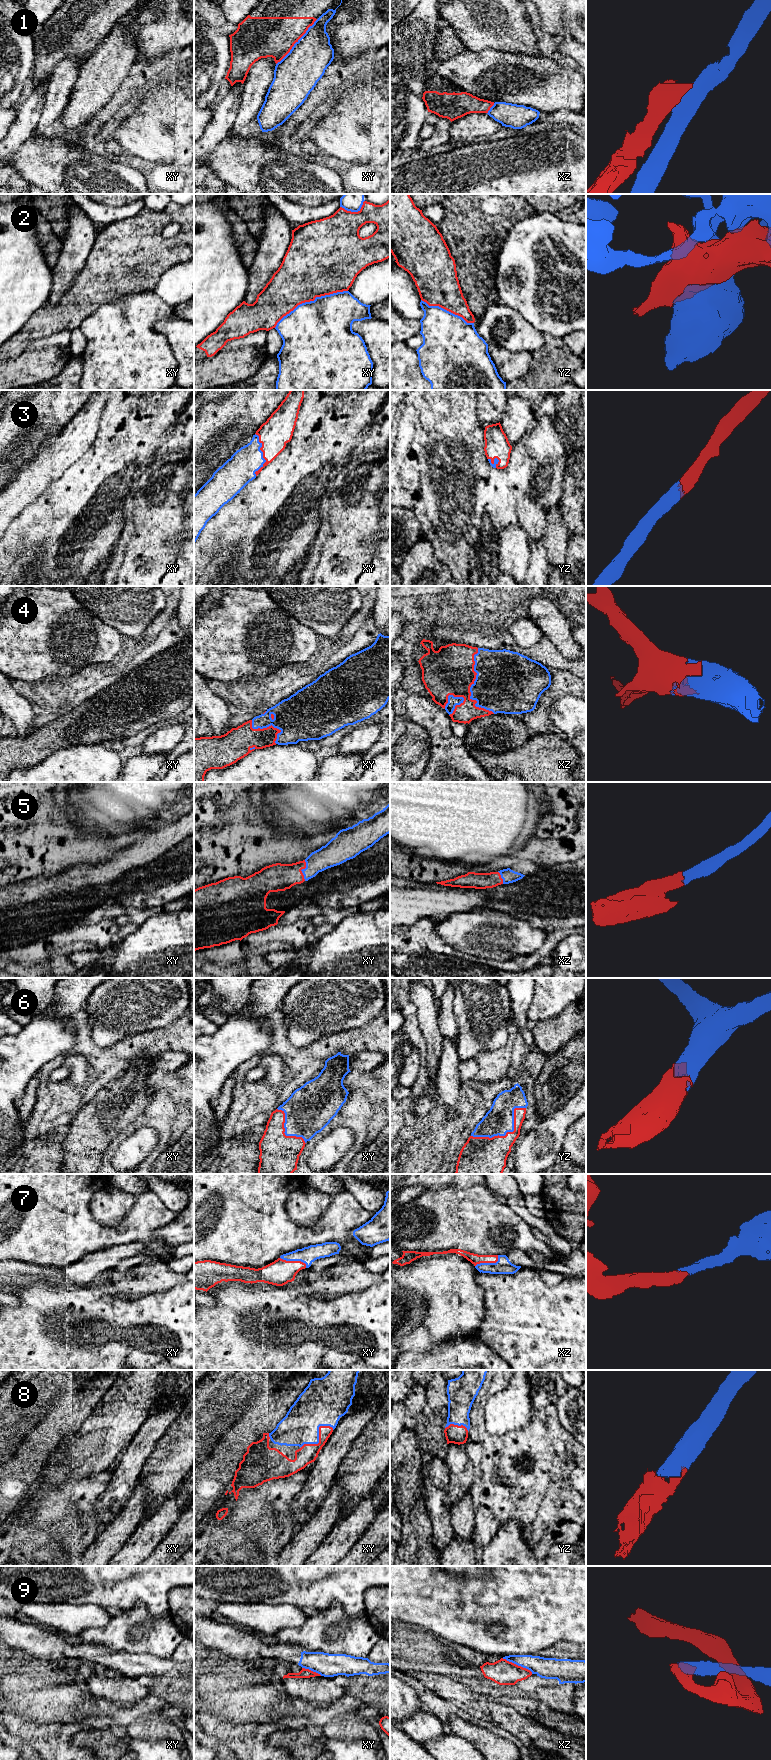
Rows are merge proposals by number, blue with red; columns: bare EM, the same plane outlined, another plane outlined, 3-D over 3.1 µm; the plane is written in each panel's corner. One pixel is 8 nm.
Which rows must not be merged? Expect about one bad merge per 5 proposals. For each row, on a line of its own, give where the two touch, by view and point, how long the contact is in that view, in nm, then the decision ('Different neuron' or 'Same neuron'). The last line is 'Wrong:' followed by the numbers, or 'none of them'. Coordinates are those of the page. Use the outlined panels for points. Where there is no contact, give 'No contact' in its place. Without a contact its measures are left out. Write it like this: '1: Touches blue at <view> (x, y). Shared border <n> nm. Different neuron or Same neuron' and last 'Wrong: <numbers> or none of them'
1: Touches blue at xy (296, 42). Shared border 500 nm. Different neuron
2: Touches blue at xy (310, 301). Shared border 650 nm. Different neuron
3: Touches blue at xy (262, 454). Shared border 340 nm. Same neuron
4: Touches blue at xz (470, 687). Shared border 550 nm. Same neuron
5: Touches blue at xy (301, 870). Shared border 170 nm. Same neuron
6: Touches blue at yz (508, 1131). Shared border 500 nm. Same neuron
7: Touches blue at xy (294, 1260). Shared border 240 nm. Same neuron
8: Touches blue at xy (318, 1436). Shared border 300 nm. Same neuron
9: Touches blue at xz (517, 1664). Shared border 280 nm. Different neuron
Wrong: 1, 2, 9

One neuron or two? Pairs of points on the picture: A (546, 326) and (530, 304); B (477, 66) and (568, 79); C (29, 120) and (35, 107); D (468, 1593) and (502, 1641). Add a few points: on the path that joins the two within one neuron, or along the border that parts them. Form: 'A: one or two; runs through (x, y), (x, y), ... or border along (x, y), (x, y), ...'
A: one; runs through (544, 321), (535, 309)
B: one; runs through (500, 62), (521, 62), (545, 73)
C: one; runs through (29, 117), (29, 113), (32, 110)
D: one; runs through (472, 1607), (483, 1618), (483, 1630), (488, 1632)

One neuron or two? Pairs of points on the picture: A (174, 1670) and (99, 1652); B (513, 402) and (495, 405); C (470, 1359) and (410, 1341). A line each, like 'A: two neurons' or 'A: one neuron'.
A: one neuron
B: two neurons
C: two neurons

